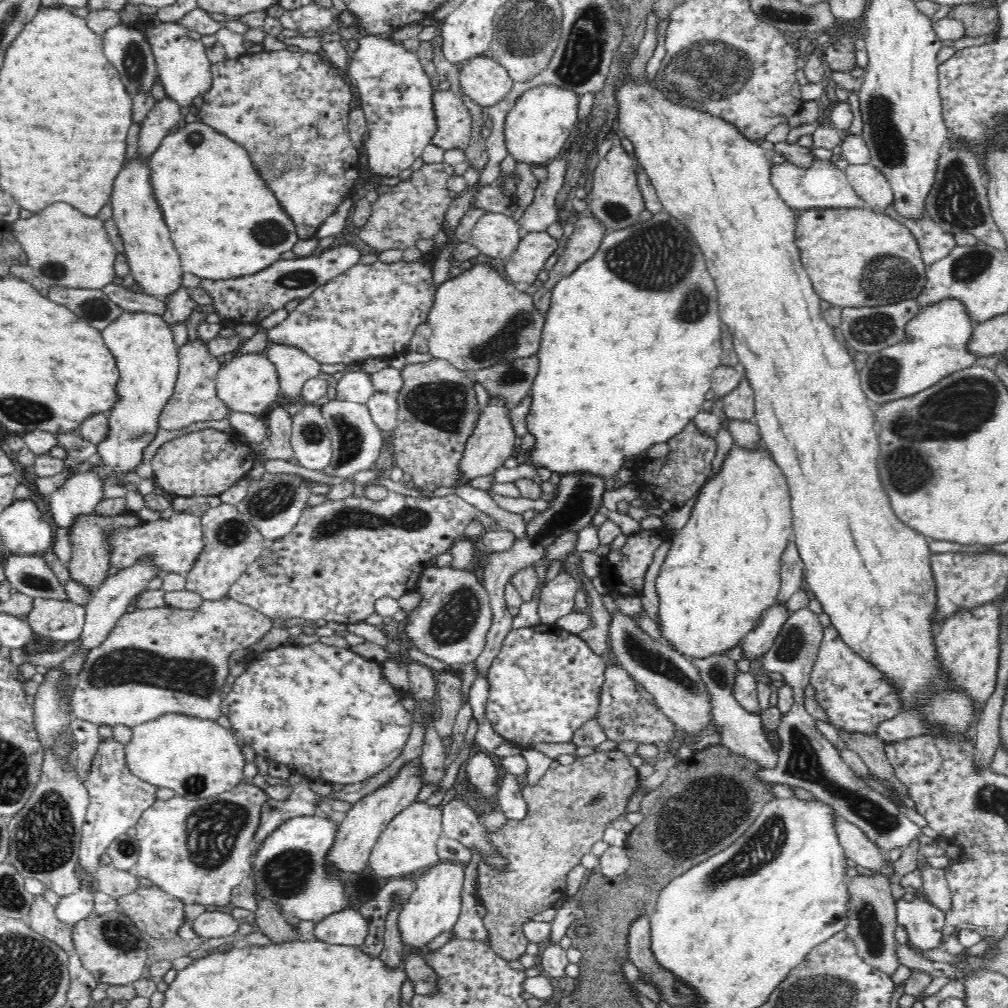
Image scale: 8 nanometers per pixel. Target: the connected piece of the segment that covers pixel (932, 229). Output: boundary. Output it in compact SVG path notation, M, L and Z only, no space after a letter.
M891 205L884 212L894 219L898 219L912 233L920 251L921 261L926 265L944 258L949 250L956 245L953 233L939 227L926 213L922 220L909 220L909 218L897 216Z

